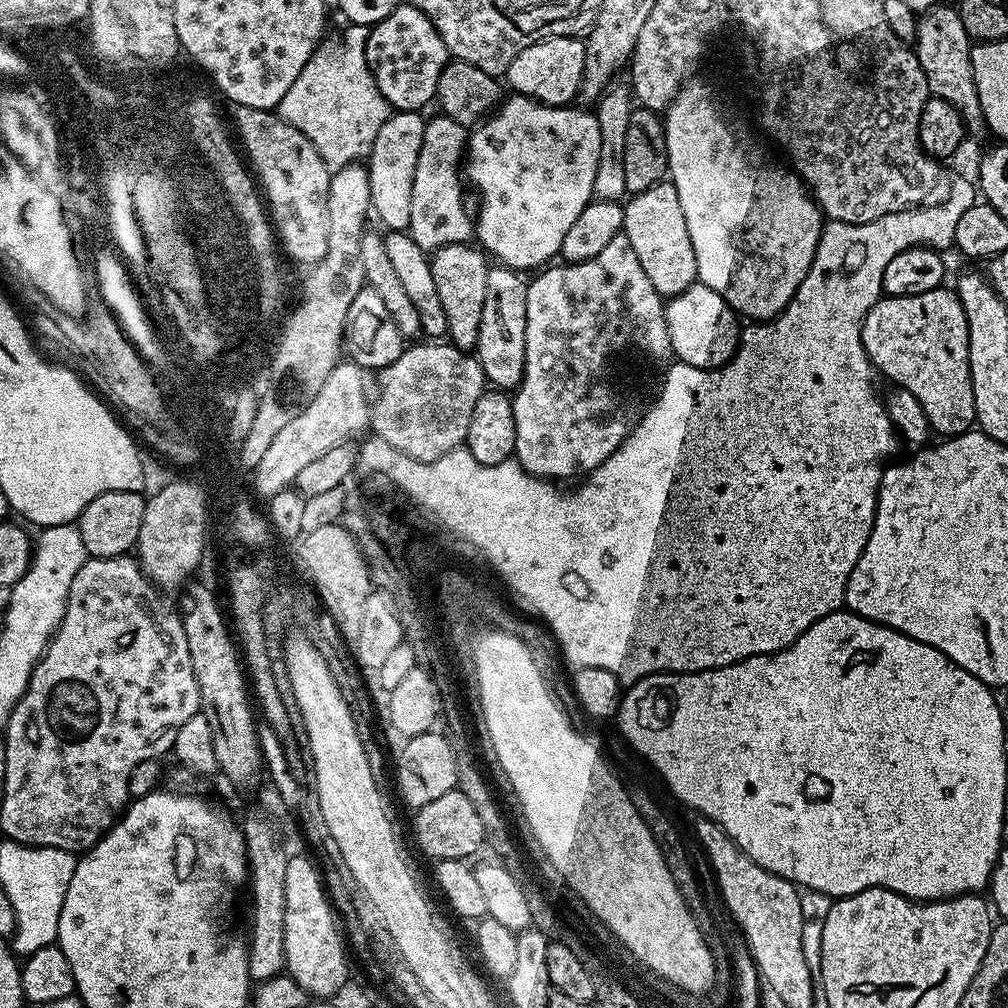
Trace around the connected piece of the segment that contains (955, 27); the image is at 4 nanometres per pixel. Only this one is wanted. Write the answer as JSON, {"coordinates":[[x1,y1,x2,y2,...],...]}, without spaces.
{"coordinates":[[940,2,929,12,923,13,919,21,914,51,926,74,929,93,953,104,969,129,981,127,984,115,970,62,973,41,969,37,959,11,955,7,947,8,944,2]]}

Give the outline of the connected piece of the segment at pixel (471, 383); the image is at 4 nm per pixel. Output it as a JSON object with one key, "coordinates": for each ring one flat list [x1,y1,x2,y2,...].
{"coordinates":[[424,342,405,347,404,353,390,366,379,369,380,393,371,401,370,428,379,439,390,442,398,451,415,460,437,460,442,454,453,452,467,441,470,414,474,402,486,391,484,371,472,352,463,352,451,342]]}

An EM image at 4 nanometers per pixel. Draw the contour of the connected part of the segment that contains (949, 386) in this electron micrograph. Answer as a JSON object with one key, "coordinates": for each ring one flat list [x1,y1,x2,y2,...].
{"coordinates":[[941,286,926,293,909,296,887,296,877,300,862,322,862,346,866,350,873,369,888,380,893,380,896,388,905,388,918,398,933,433,941,437,960,436,976,424,974,406,974,386,970,378,970,354,968,353,968,323,966,310,951,287]]}

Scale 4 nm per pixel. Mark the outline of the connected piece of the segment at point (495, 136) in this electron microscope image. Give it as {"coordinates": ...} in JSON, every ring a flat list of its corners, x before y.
{"coordinates":[[512,94,509,97,509,100,507,97,497,107,496,111,491,113,468,137,466,145,466,176,469,181,472,179,476,183,476,188,480,191,480,213,477,211,474,216,474,236,477,241,480,239,478,241,479,247,493,257,496,255,500,259,497,261,503,267,517,270,525,270,524,268,536,270,541,266,547,265,551,261,548,260,551,256,554,256,554,258,560,256,560,247,562,246,562,240,566,238,566,230,570,230,570,226,574,226,578,214,582,214,582,210,586,210,586,206,592,203,594,199,592,194,594,190,594,174,598,171,598,154,602,150,602,134,598,130,595,111,588,110,588,112,583,112,582,109,576,108,577,106,541,104,539,100,531,100,529,96,519,94]]}

